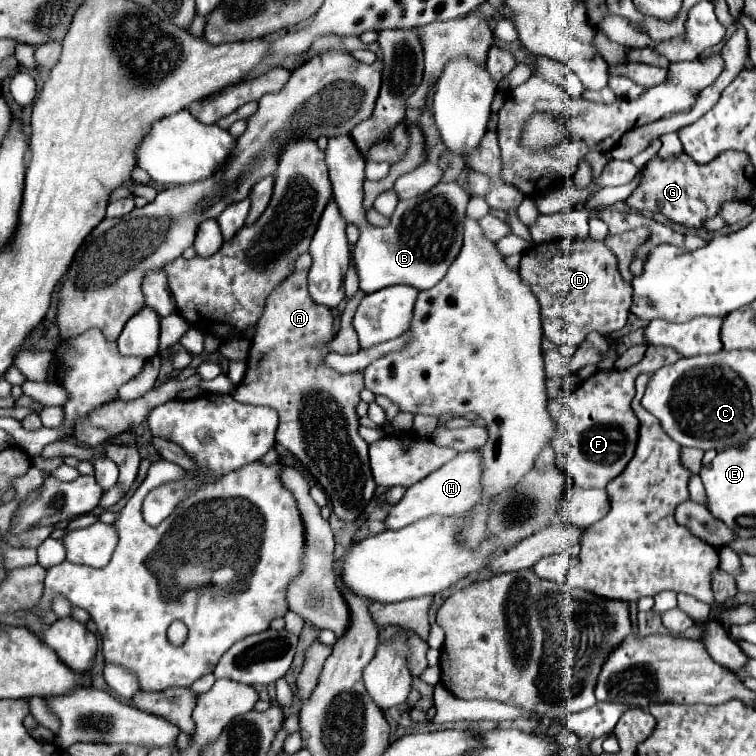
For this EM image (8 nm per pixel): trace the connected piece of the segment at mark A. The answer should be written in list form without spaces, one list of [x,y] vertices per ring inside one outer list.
[[[292,274],[282,284],[278,284],[264,302],[264,312],[258,320],[256,336],[252,338],[252,348],[248,356],[248,370],[244,380],[234,390],[234,398],[244,404],[268,406],[278,412],[280,424],[276,432],[276,442],[288,448],[308,470],[316,476],[316,480],[326,490],[332,512],[352,522],[360,516],[364,506],[374,494],[376,482],[372,478],[372,470],[368,464],[368,444],[358,434],[358,416],[356,404],[360,402],[360,390],[364,388],[362,372],[338,374],[322,364],[322,358],[328,354],[324,342],[334,338],[334,318],[330,308],[316,304],[306,288],[306,274]]]

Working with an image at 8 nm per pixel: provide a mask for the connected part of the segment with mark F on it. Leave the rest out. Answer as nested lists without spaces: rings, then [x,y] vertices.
[[[648,348],[640,364],[624,372],[596,372],[576,390],[564,392],[560,398],[548,402],[548,410],[558,424],[558,432],[550,442],[556,450],[556,466],[570,474],[572,488],[604,488],[622,472],[634,456],[638,440],[638,418],[630,408],[634,398],[634,380],[638,374],[653,374],[676,360],[680,360],[680,354],[672,348]]]

